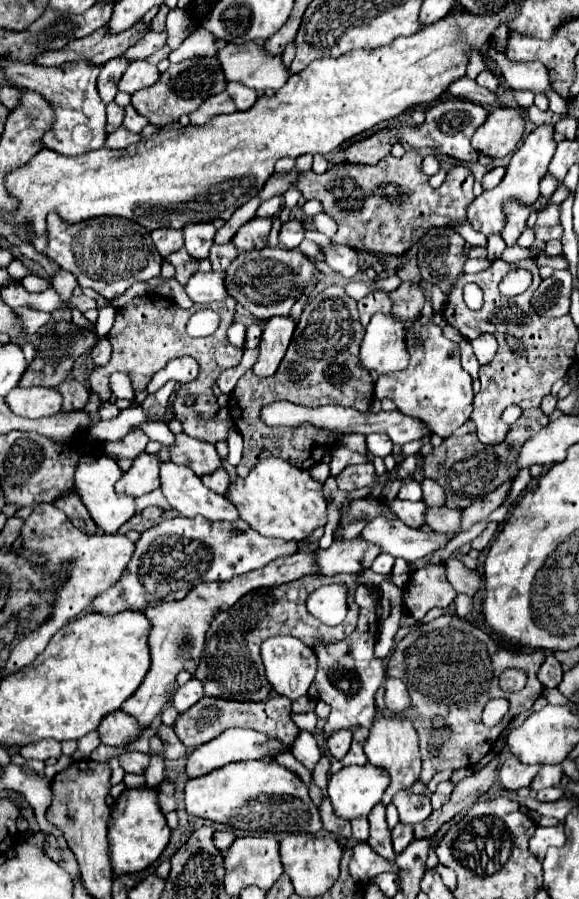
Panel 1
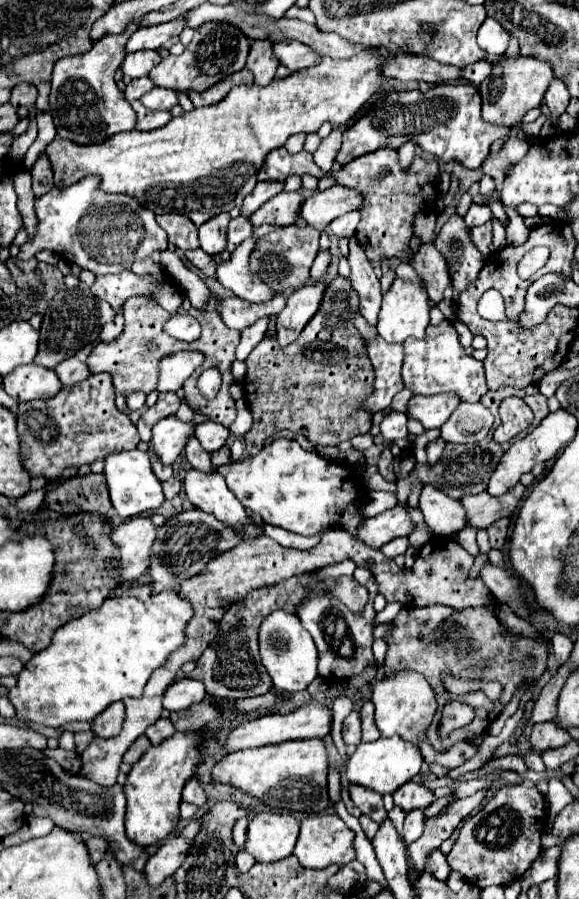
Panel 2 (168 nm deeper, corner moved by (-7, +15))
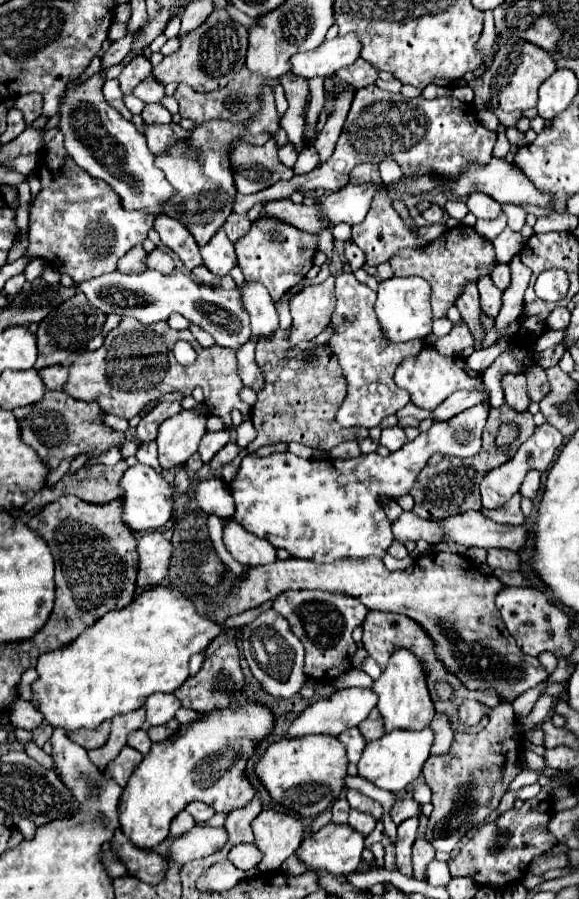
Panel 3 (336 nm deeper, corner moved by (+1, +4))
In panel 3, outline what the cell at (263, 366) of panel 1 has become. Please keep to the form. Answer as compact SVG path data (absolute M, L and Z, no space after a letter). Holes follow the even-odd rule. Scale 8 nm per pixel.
M328 276L322 284L304 288L290 300L290 312L294 318L290 328L290 344L314 340L326 328L336 306L334 282L336 276Z

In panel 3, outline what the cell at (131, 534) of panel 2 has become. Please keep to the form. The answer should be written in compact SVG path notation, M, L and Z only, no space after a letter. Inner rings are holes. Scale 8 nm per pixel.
M146 532L142 538L138 538L138 586L158 586L168 576L172 550L172 542L166 540L162 532Z

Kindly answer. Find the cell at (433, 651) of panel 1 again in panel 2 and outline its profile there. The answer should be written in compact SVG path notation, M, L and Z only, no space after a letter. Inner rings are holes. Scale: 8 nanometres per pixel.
M442 605L432 607L412 607L402 609L398 617L392 621L394 631L386 635L388 639L388 653L384 661L384 671L388 677L394 677L398 671L416 671L422 673L430 687L434 689L438 709L446 701L462 701L470 705L476 711L476 717L466 727L454 731L444 741L438 741L438 721L434 719L428 727L428 741L430 745L440 753L442 749L448 751L450 745L456 745L458 741L474 741L480 735L486 735L494 719L502 713L502 709L510 703L512 695L520 689L526 681L538 681L542 673L546 671L546 659L550 653L548 641L540 637L522 637L516 633L510 633L500 619L484 609L484 607L466 607L466 609L452 609ZM524 655L534 655L536 665L530 671L520 671L520 661ZM442 675L454 675L458 679L484 679L484 681L498 681L504 685L504 693L498 701L490 701L484 691L470 691L464 695L454 695L444 687ZM436 737L436 743L432 743Z

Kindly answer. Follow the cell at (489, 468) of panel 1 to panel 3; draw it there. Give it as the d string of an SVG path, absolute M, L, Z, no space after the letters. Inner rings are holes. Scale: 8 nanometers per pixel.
M506 404L502 408L491 408L482 434L482 448L476 456L472 456L472 458L444 458L440 464L426 466L420 472L420 476L416 478L416 484L410 492L412 498L416 500L416 506L412 512L426 518L426 520L444 520L448 516L464 514L466 510L480 510L482 504L480 504L478 484L482 482L482 478L486 476L488 470L498 468L504 462L508 462L516 454L520 445L534 434L534 428L536 428L536 424L534 424L530 412L524 412L524 414L514 412ZM508 422L518 426L518 438L510 446L497 446L495 443L496 434L500 430L500 426L508 424Z

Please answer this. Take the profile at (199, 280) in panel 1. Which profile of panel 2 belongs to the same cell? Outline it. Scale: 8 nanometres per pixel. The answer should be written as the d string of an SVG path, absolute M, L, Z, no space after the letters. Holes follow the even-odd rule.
M250 237L246 239L242 245L238 245L238 249L232 253L232 257L228 261L222 261L216 267L216 279L230 289L236 297L246 299L250 303L264 303L268 299L272 299L272 289L268 289L268 285L264 285L260 281L260 277L256 277L254 273L250 273L248 269L248 255L254 249L256 239Z

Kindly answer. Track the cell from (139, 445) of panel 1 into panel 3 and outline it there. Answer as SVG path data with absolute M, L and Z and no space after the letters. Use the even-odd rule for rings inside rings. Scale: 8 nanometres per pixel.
M162 402L162 404L158 404L150 414L146 414L146 416L140 420L140 424L138 424L138 428L136 428L138 438L140 438L142 442L154 440L156 434L158 434L160 424L162 424L166 418L174 416L176 412L180 412L180 410L182 410L180 402Z

